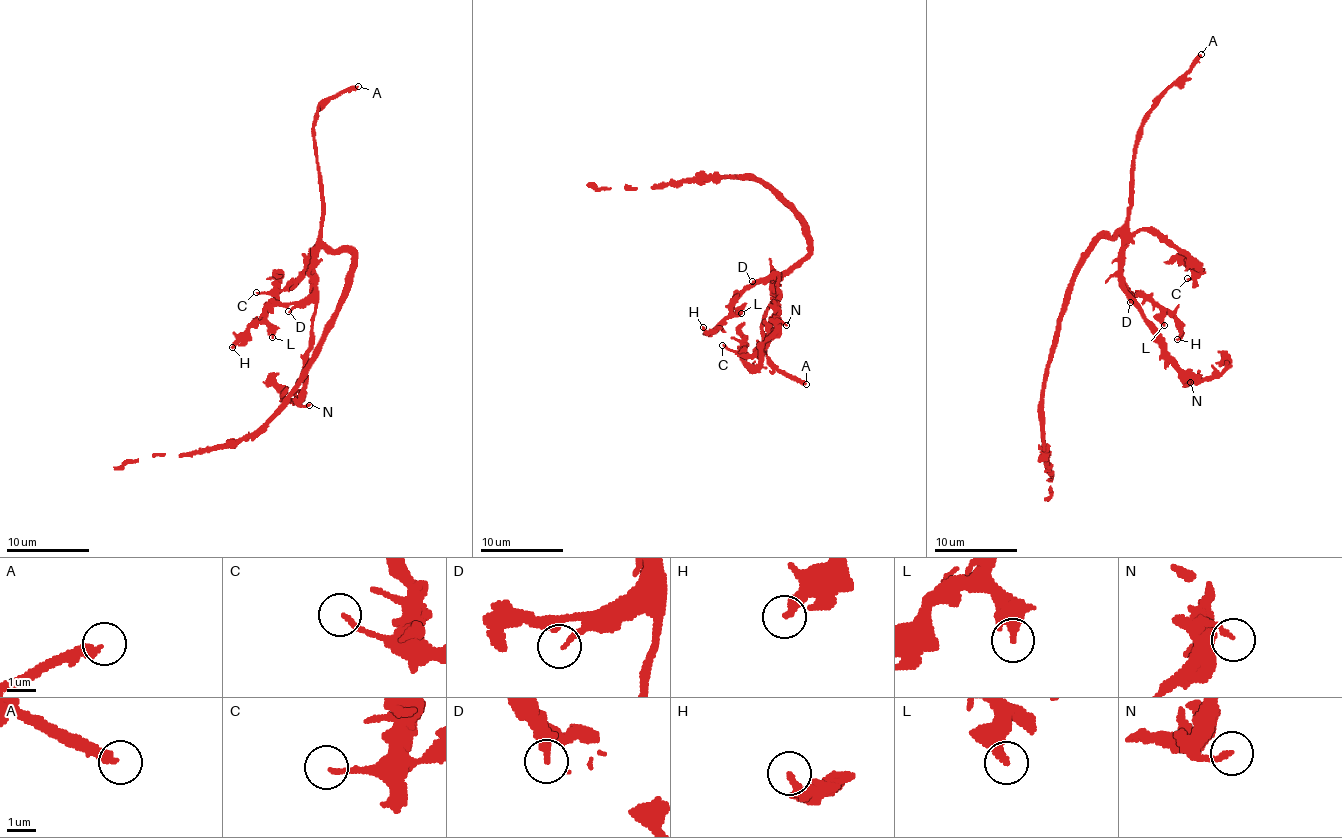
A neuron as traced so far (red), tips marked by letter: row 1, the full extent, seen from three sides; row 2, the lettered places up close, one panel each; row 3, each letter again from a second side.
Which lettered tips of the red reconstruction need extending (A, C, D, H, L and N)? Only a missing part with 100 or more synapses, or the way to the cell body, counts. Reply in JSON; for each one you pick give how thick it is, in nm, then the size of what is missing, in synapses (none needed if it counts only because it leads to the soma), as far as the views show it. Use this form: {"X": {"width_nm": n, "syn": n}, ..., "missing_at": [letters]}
{"A": {"width_nm": 280, "syn": 250}, "missing_at": ["A"]}

